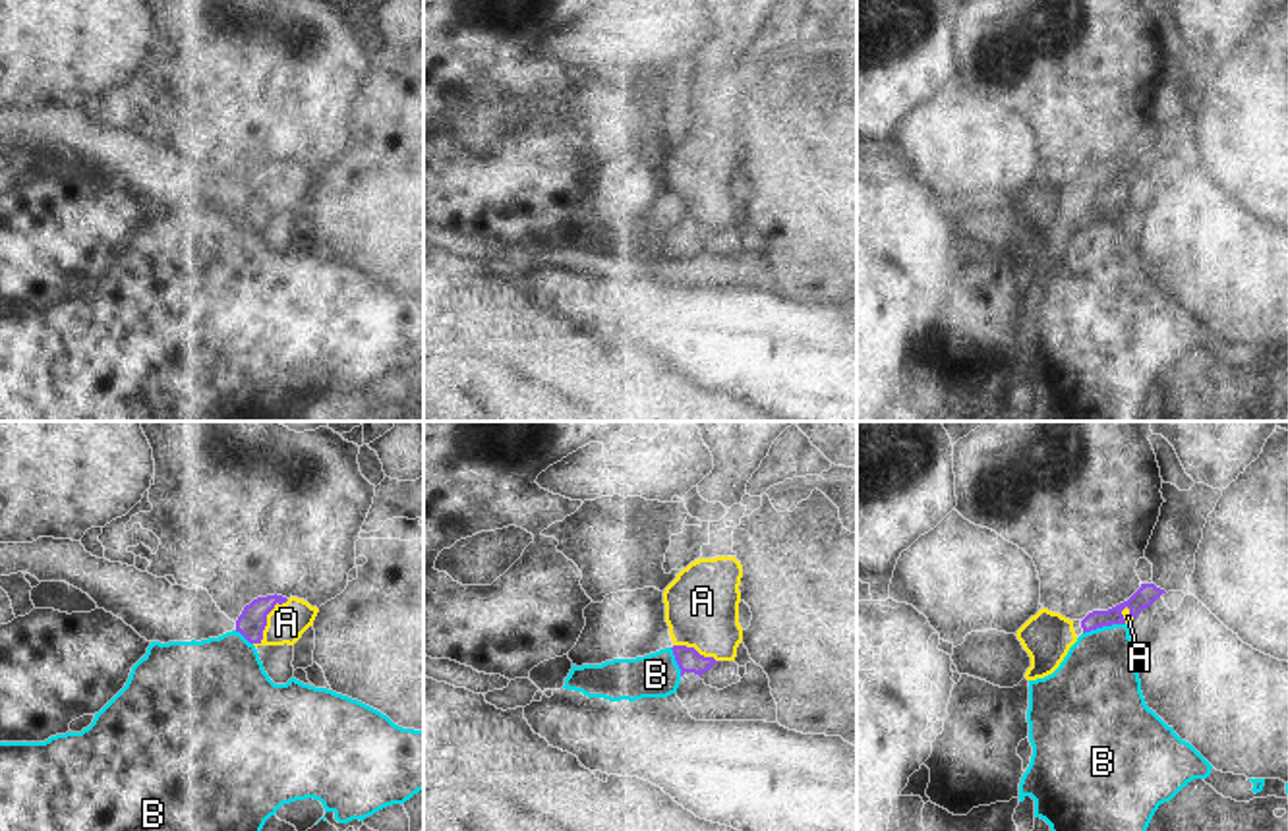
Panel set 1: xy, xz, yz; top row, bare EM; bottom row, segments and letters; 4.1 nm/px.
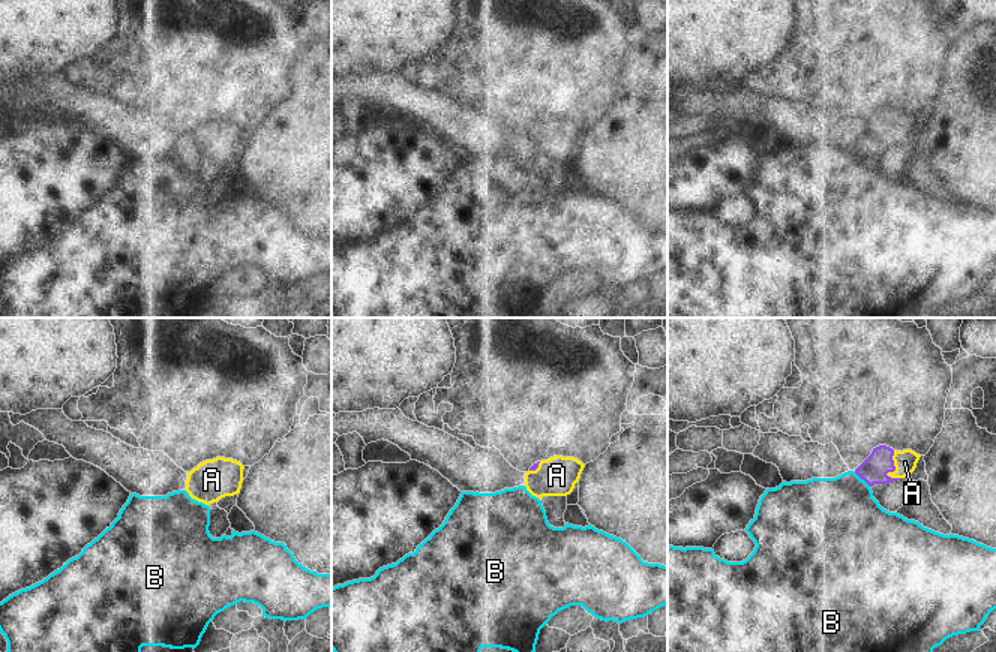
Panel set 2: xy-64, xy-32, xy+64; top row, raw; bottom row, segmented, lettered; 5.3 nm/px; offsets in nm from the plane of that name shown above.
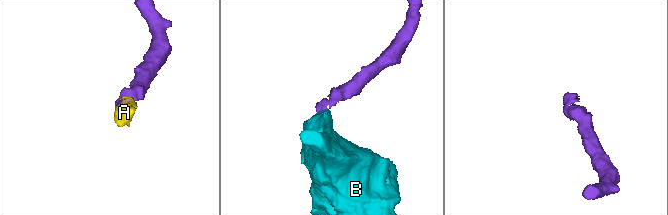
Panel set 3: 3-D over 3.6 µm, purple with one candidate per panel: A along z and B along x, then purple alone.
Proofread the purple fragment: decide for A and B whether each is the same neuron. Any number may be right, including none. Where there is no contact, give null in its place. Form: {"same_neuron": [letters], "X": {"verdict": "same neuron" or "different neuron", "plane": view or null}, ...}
{"same_neuron": ["A"], "A": {"verdict": "same neuron", "plane": "xy"}, "B": {"verdict": "different neuron", "plane": "yz"}}

